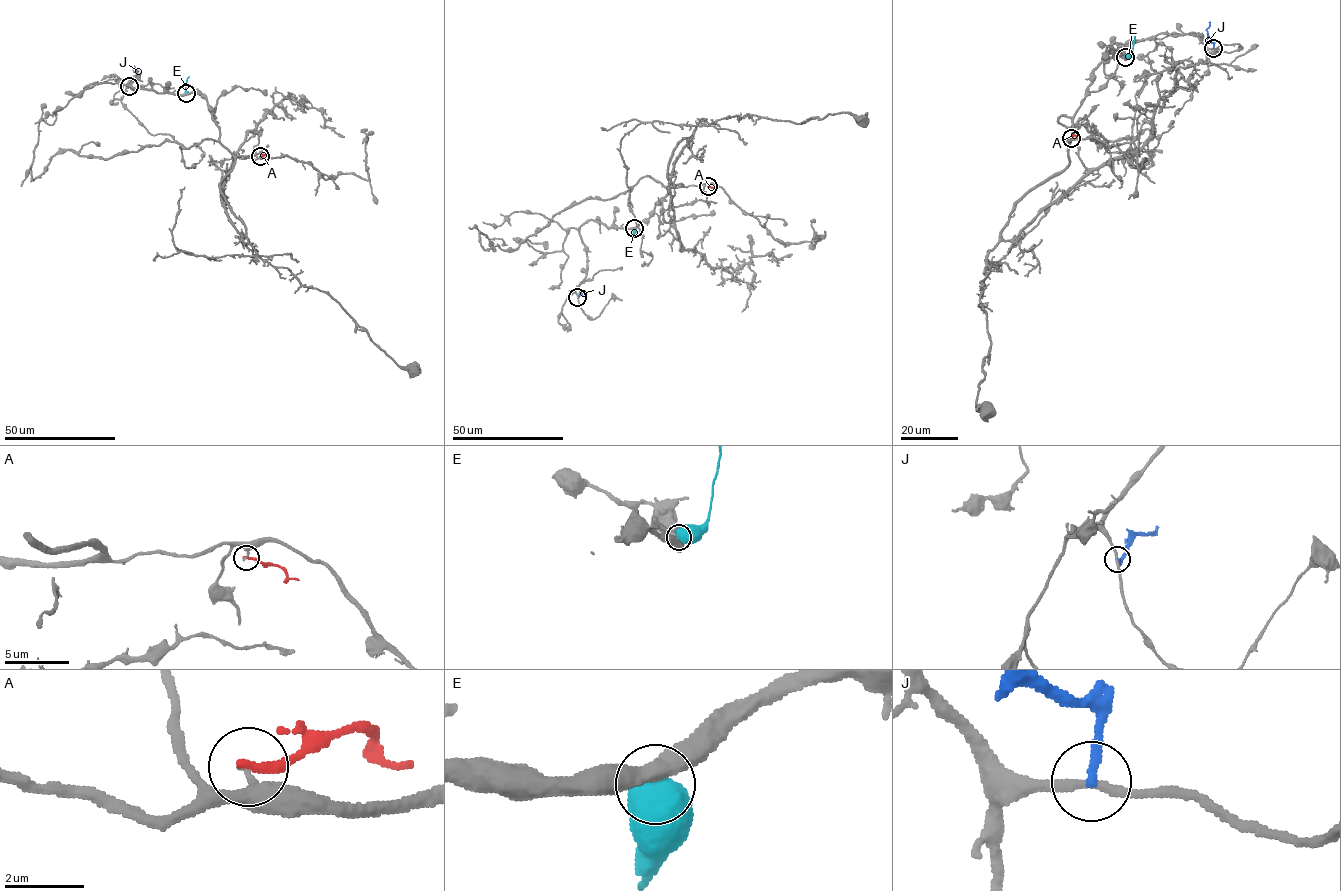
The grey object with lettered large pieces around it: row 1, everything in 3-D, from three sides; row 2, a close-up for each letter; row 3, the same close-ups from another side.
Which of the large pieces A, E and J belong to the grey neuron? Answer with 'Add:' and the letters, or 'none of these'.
Add: none of these

